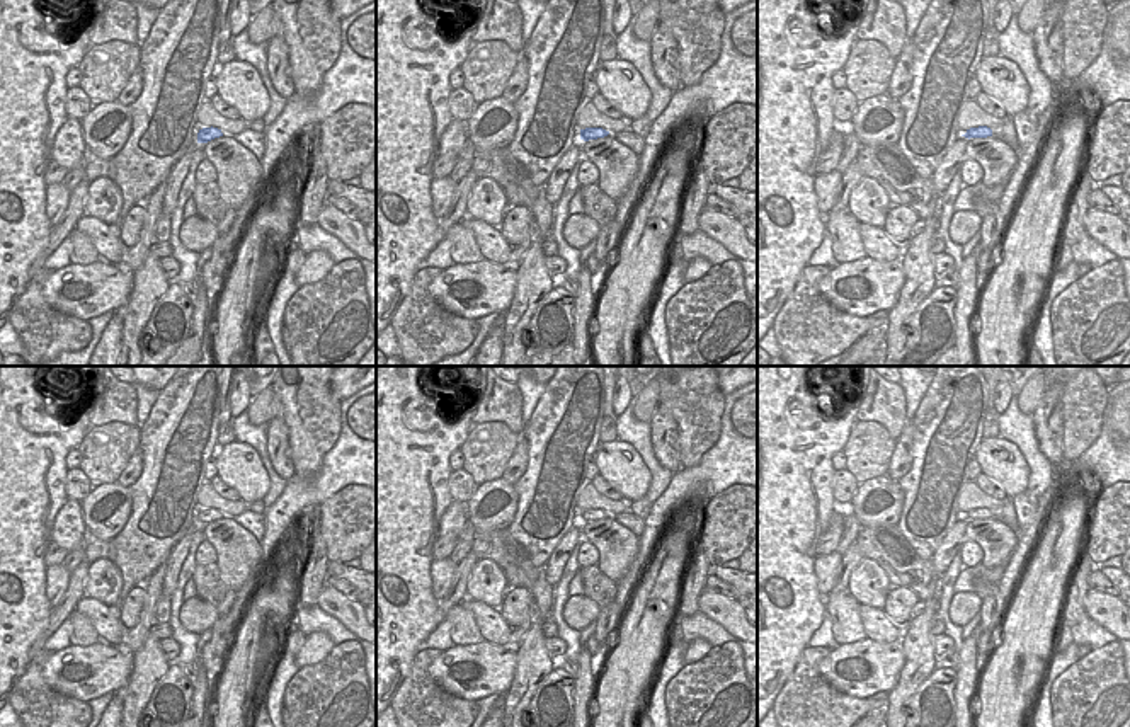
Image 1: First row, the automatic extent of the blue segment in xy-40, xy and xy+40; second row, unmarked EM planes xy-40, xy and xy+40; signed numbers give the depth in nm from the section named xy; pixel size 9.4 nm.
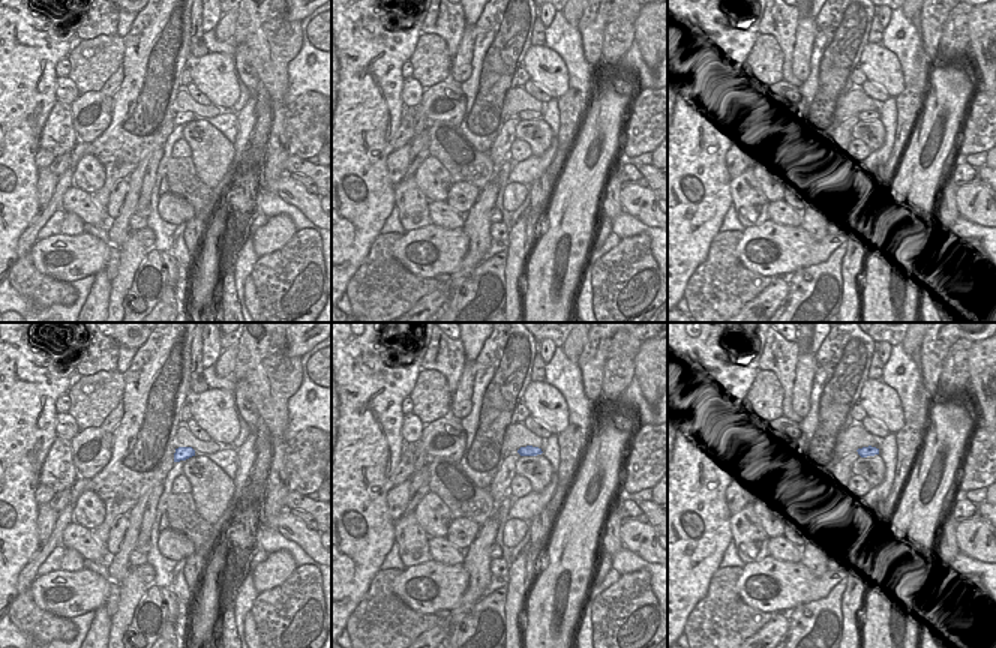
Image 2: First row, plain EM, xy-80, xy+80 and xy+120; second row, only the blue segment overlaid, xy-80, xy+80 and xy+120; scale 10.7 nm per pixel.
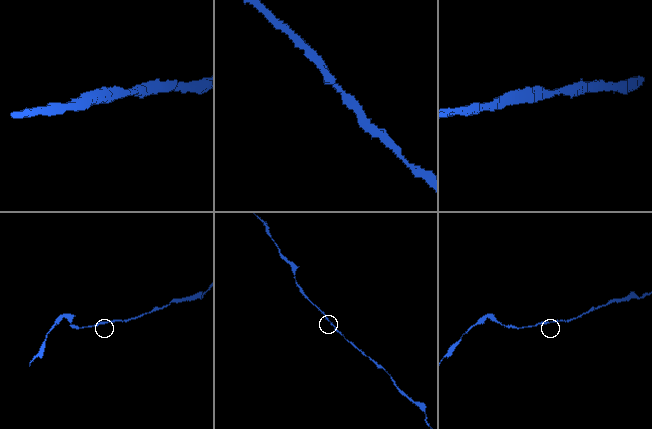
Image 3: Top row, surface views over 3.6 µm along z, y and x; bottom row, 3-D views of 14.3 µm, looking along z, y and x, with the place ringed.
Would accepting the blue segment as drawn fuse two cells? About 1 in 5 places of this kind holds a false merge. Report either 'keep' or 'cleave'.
keep

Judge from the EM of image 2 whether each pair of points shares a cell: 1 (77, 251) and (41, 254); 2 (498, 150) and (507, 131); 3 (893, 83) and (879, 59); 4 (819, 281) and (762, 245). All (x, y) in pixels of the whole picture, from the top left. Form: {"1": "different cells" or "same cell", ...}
{"1": "same cell", "2": "same cell", "3": "same cell", "4": "different cells"}

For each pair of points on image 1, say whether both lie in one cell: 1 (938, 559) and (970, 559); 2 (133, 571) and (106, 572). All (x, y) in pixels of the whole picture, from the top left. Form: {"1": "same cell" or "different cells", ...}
{"1": "different cells", "2": "different cells"}

